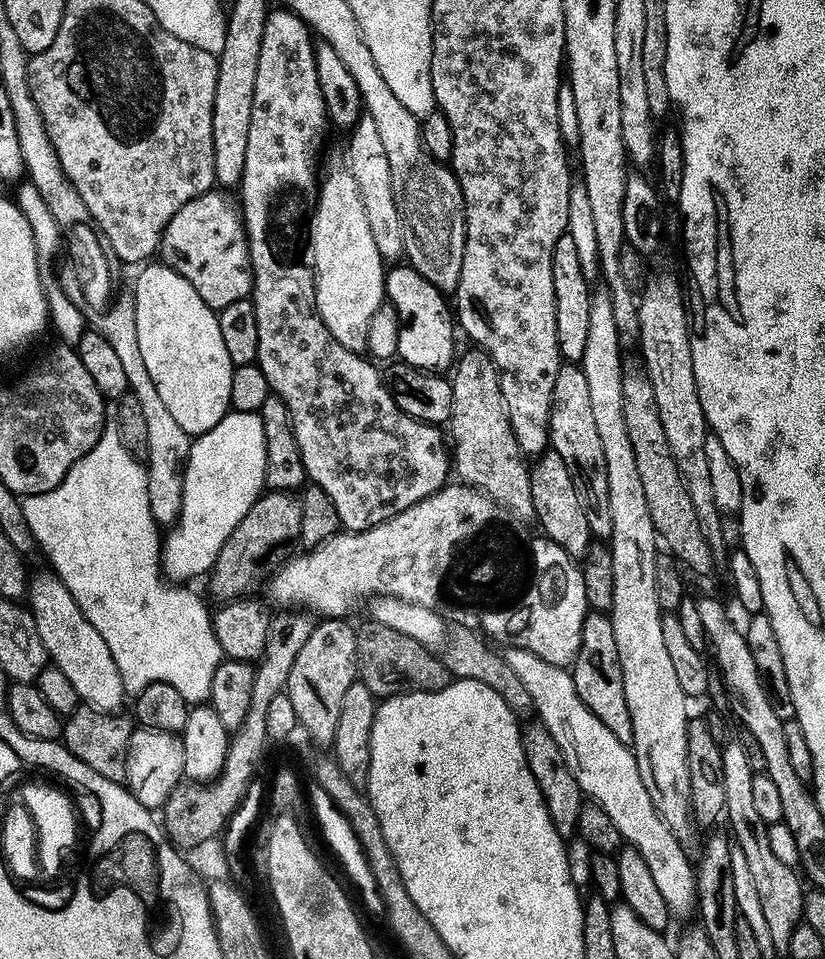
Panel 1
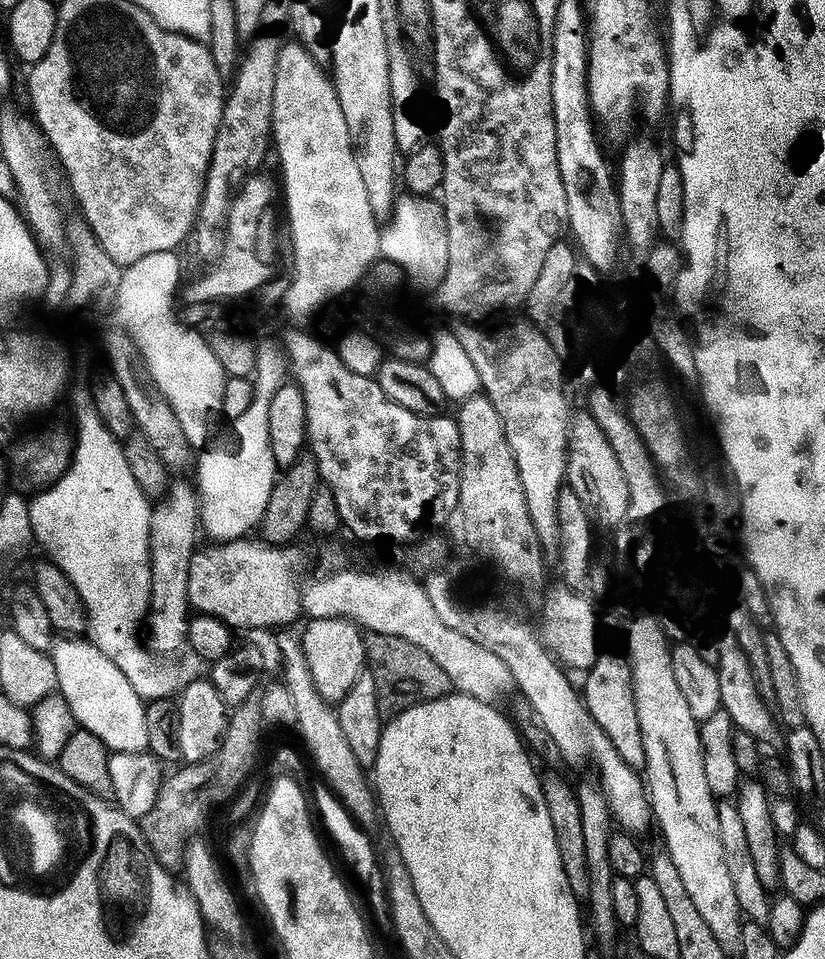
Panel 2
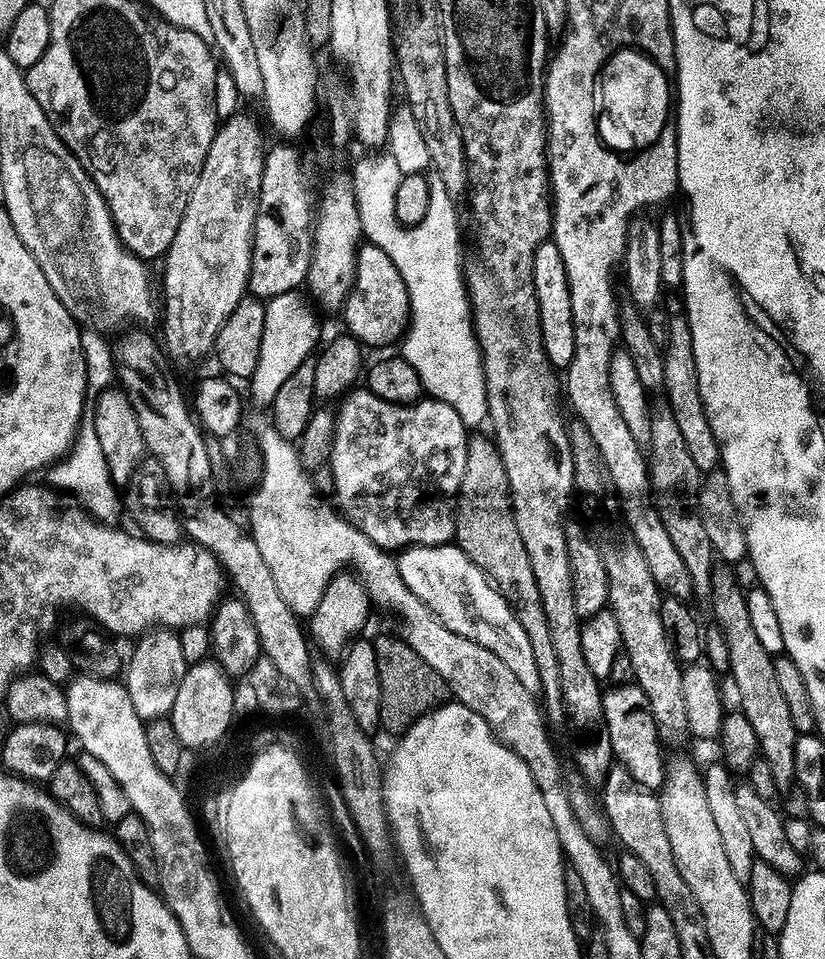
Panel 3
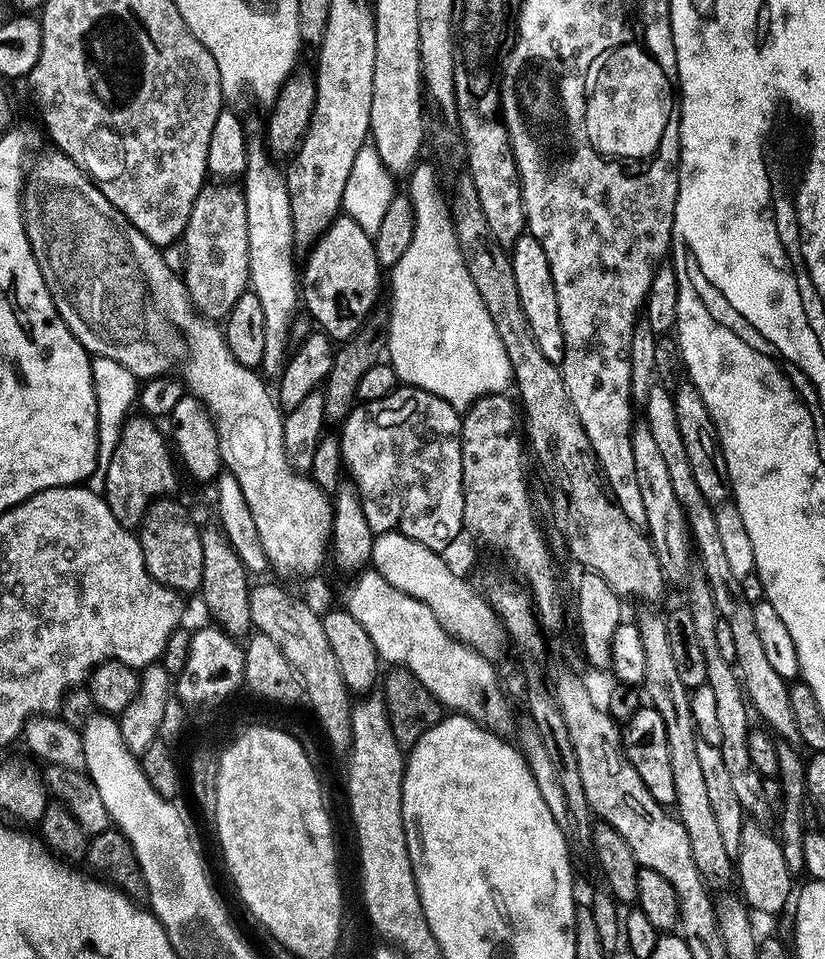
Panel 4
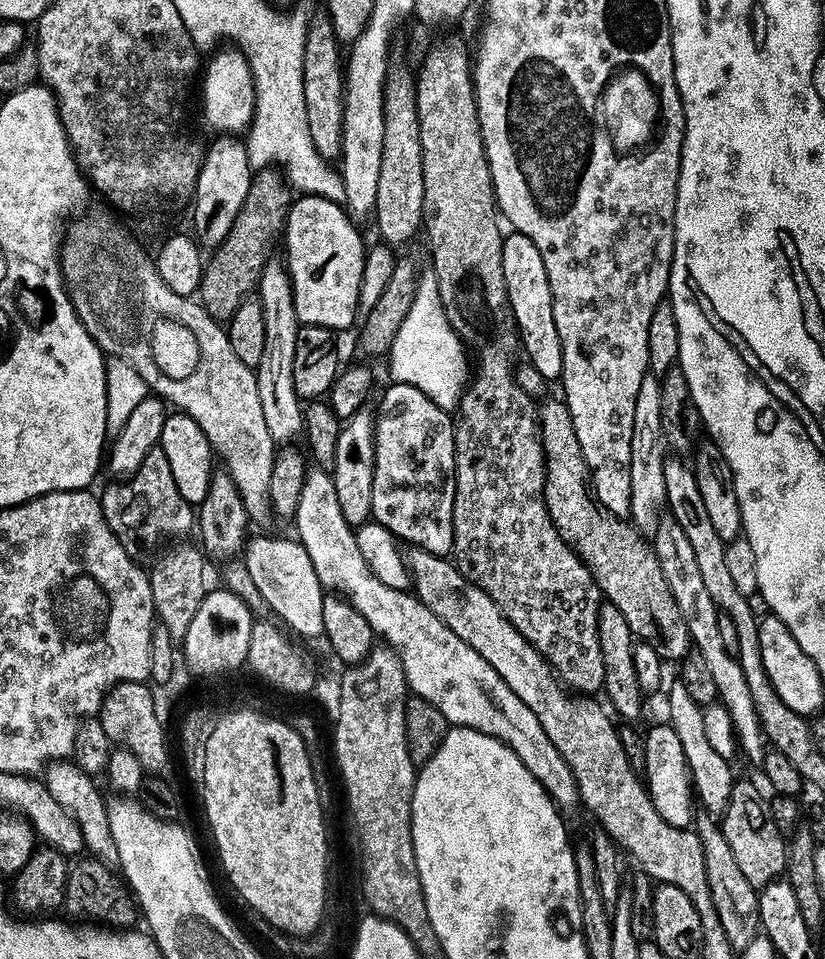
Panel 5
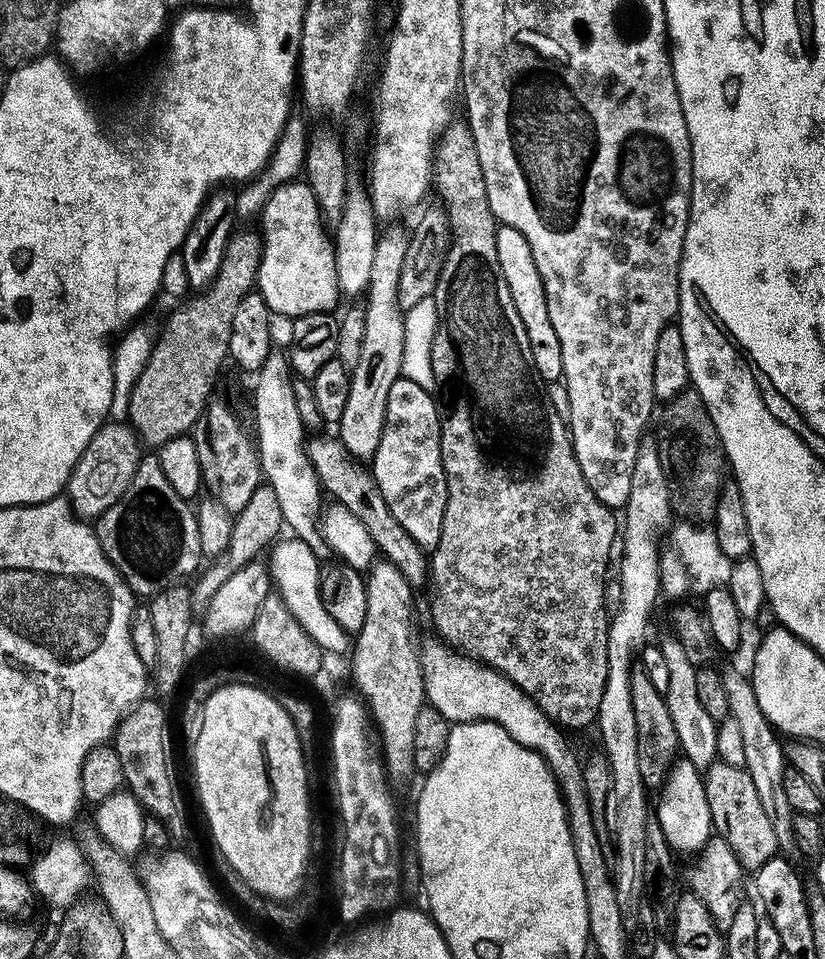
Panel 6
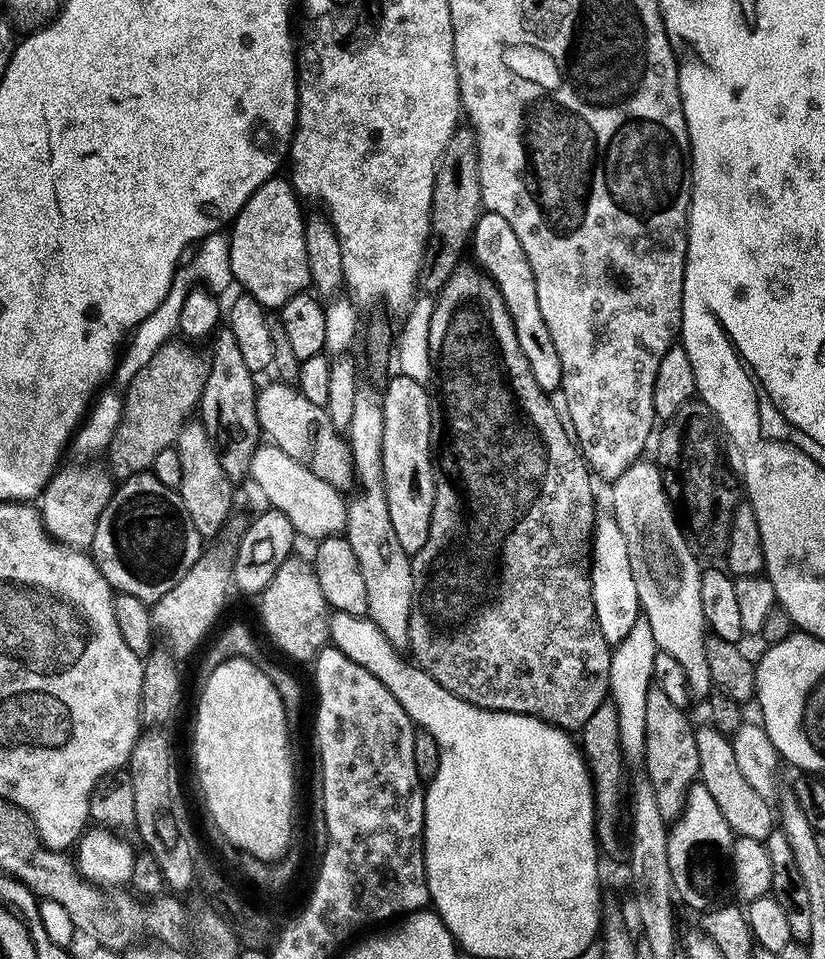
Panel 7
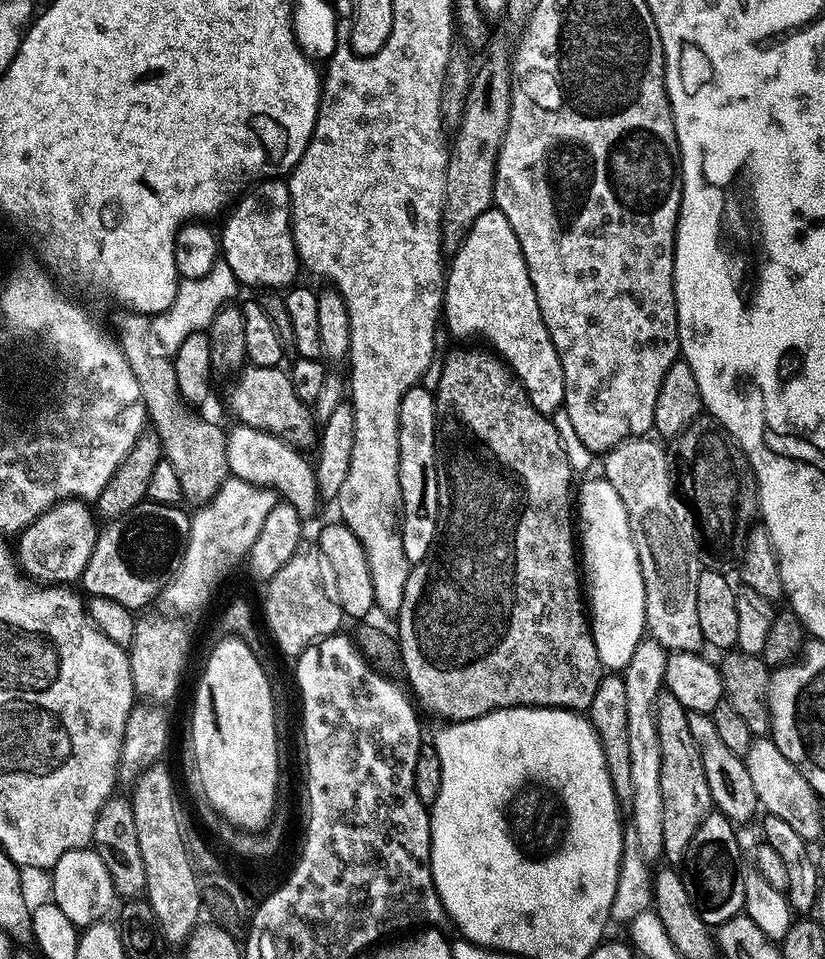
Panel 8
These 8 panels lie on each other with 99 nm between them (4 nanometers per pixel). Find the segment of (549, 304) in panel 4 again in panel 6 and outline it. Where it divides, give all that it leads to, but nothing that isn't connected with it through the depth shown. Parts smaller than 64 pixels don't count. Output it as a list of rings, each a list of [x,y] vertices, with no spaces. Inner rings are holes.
[[[503,226],[496,229],[498,242],[498,266],[502,266],[502,278],[506,278],[506,286],[510,286],[510,298],[514,298],[514,306],[518,306],[518,318],[522,318],[522,326],[526,326],[526,338],[530,338],[530,350],[534,354],[536,374],[541,381],[559,381],[564,375],[562,370],[562,346],[558,343],[558,334],[550,323],[550,314],[546,312],[546,290],[542,286],[542,274],[538,274],[538,266],[534,266],[534,254],[530,254],[530,242],[518,234],[518,230]]]

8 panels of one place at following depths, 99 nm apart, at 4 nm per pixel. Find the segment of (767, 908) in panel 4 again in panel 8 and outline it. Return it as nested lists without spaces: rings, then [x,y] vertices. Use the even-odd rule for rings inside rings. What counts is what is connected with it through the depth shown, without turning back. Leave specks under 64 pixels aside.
[[[689,712],[690,734],[694,734],[694,740],[698,750],[702,754],[702,768],[706,770],[706,782],[710,786],[712,803],[715,811],[721,812],[727,820],[731,820],[737,826],[744,826],[755,812],[761,811],[760,799],[754,790],[754,782],[750,778],[750,770],[744,765],[744,757],[734,754],[726,742],[722,742],[718,734],[718,726],[714,726],[711,715],[706,712]]]

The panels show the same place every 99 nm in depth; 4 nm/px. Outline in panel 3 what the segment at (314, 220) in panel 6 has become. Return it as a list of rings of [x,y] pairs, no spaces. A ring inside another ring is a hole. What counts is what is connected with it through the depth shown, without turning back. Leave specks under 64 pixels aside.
[[[369,242],[361,243],[356,250],[356,277],[342,305],[344,324],[349,333],[360,341],[361,345],[380,348],[383,344],[392,344],[403,337],[410,313],[408,311],[408,291],[402,282],[402,274],[385,250]]]

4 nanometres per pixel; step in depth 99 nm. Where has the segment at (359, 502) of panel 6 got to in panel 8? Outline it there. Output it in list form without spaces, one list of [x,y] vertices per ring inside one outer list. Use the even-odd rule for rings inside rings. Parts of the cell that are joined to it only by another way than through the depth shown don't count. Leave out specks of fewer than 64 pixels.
[[[248,364],[241,369],[239,376],[230,394],[230,408],[239,423],[283,436],[289,443],[298,446],[315,439],[313,411],[304,400],[298,398],[291,375],[283,367],[254,367]]]

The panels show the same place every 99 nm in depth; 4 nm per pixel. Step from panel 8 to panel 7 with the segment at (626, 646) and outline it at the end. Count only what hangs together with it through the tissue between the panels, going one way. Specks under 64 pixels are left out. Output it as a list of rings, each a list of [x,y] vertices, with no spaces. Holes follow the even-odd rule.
[[[601,515],[596,521],[596,530],[592,541],[592,593],[594,610],[598,614],[598,626],[609,645],[615,646],[626,638],[634,626],[635,620],[642,614],[636,579],[630,566],[630,554],[626,538],[618,526],[616,517]]]

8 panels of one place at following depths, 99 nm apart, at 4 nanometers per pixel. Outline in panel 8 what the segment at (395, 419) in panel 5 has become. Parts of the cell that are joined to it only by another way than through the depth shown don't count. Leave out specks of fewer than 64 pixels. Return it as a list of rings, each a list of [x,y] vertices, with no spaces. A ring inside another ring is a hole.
[[[417,386],[406,390],[398,410],[398,482],[402,490],[402,550],[406,550],[409,565],[422,562],[436,542],[438,521],[442,507],[442,476],[438,471],[438,425],[436,423],[436,398],[431,387]]]

